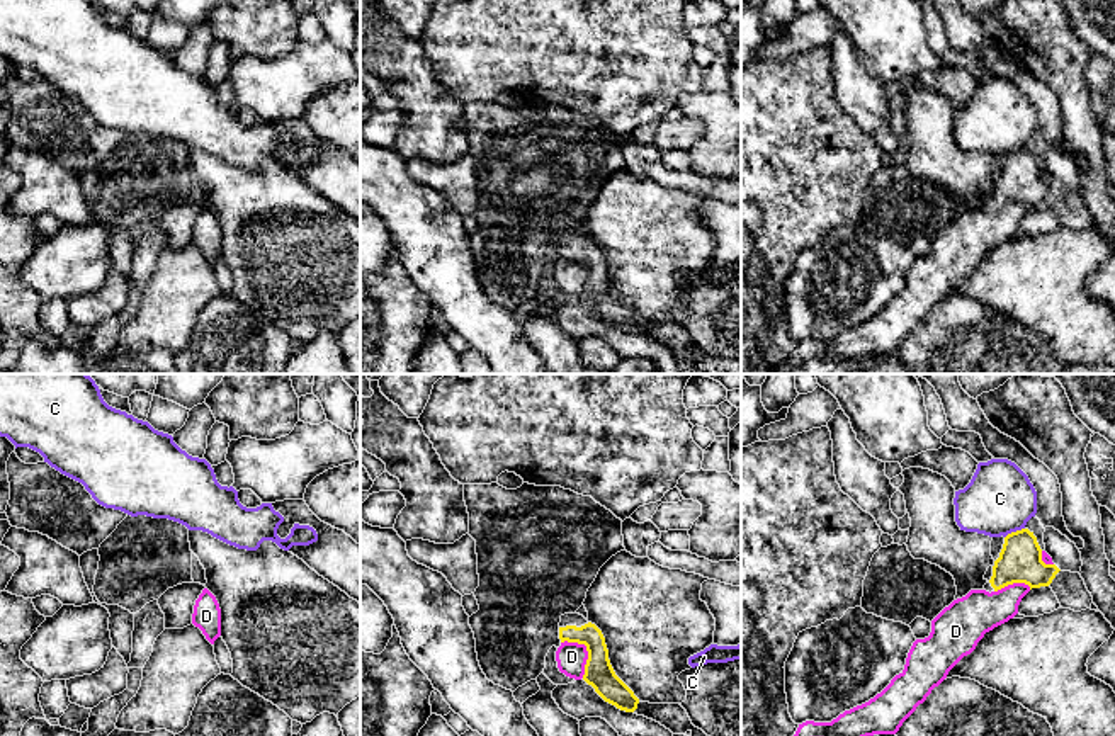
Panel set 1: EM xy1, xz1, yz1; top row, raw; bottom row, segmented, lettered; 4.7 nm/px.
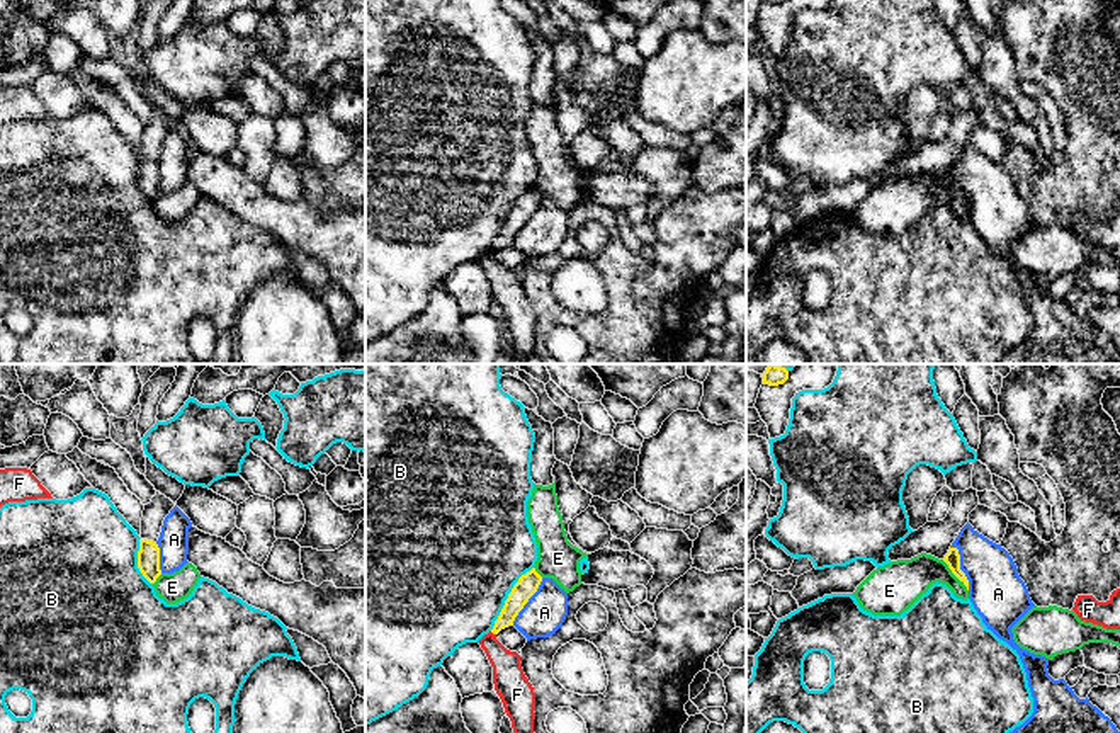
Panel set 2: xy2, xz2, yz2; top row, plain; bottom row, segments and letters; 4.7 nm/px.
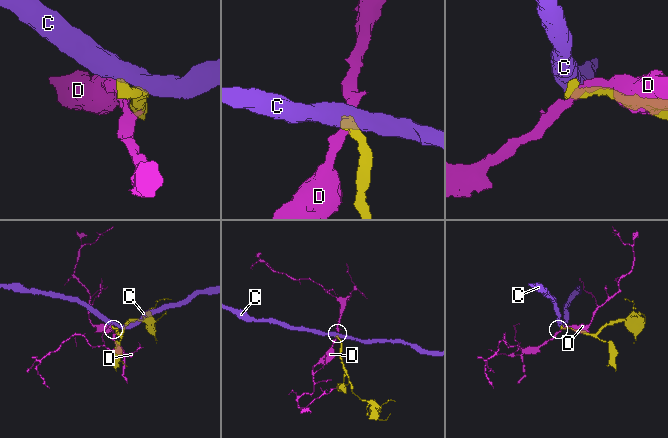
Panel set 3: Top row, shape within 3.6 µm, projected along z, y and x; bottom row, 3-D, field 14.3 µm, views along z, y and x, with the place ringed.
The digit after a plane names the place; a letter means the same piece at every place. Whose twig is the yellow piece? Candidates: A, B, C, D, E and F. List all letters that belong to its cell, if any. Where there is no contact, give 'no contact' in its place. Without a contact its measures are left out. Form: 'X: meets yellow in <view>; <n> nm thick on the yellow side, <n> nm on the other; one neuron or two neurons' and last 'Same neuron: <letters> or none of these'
A: meets yellow in yz2; 80 nm thick on the yellow side, 260 nm on the other; two neurons
B: meets yellow in xz2; 100 nm thick on the yellow side, 480 nm on the other; two neurons
C: meets yellow in yz1; 200 nm thick on the yellow side, 320 nm on the other; two neurons
D: meets yellow in xz1; 140 nm thick on the yellow side, 140 nm on the other; two neurons
E: meets yellow in yz2; 80 nm thick on the yellow side, 220 nm on the other; two neurons
F: meets yellow in xz2; 100 nm thick on the yellow side, 160 nm on the other; two neurons
Same neuron: none of these

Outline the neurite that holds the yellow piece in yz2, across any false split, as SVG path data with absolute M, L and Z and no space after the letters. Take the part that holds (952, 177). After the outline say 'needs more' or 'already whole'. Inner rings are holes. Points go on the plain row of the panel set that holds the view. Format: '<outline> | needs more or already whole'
M950 167L948 172L945 173L943 180L948 184L952 192L967 206L969 209L969 199L965 192L960 189L960 173L957 167Z | already whole

